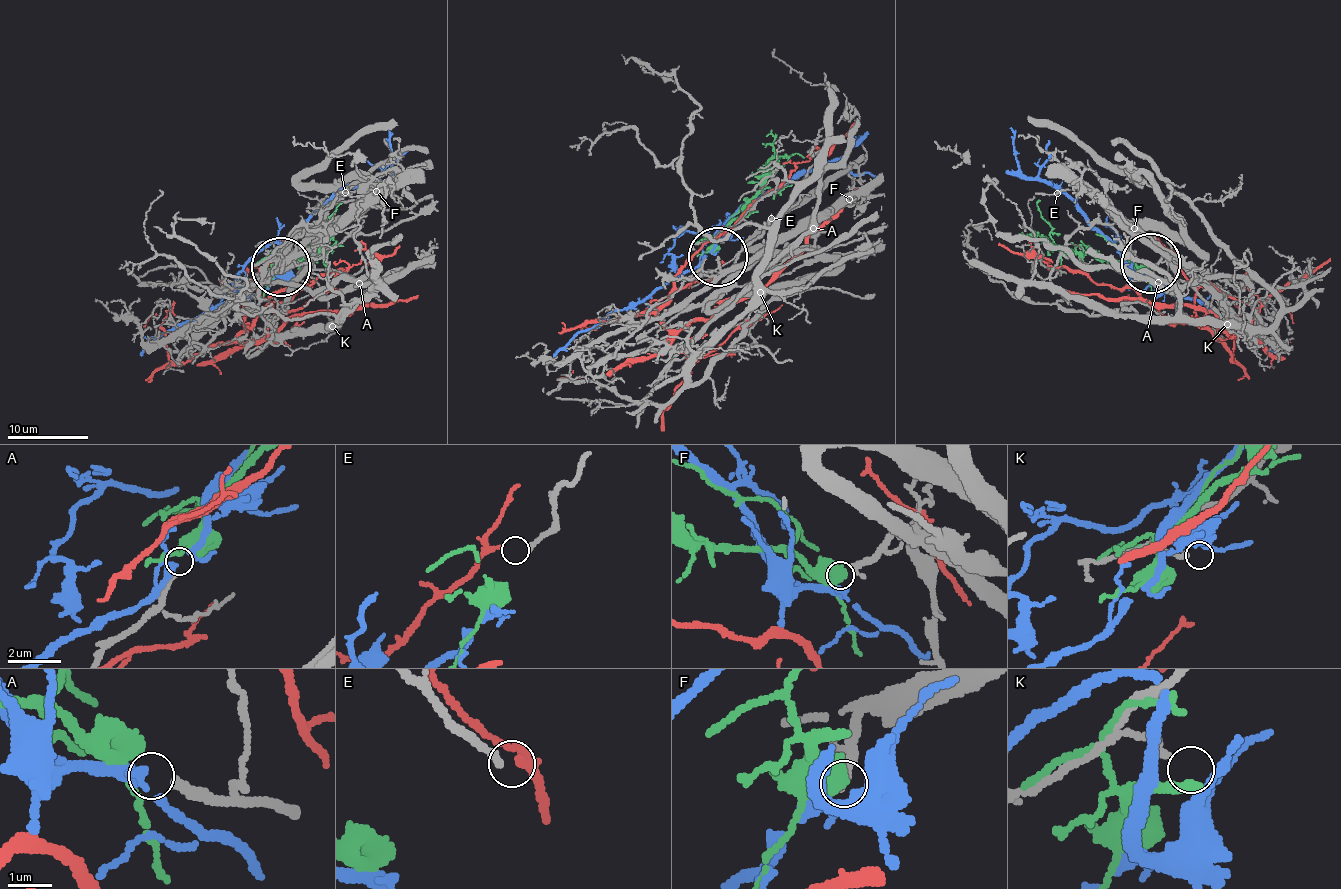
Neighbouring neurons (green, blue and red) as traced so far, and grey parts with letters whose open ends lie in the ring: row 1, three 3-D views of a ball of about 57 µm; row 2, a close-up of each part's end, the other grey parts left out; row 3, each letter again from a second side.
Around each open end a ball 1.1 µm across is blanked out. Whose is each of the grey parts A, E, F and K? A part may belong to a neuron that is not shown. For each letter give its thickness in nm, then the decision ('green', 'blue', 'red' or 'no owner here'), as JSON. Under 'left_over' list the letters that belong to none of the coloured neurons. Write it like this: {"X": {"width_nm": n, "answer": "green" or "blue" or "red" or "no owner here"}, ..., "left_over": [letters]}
{"A": {"width_nm": 240, "answer": "no owner here"}, "E": {"width_nm": 150, "answer": "red"}, "F": {"width_nm": 280, "answer": "green"}, "K": {"width_nm": 140, "answer": "no owner here"}, "left_over": ["A", "K"]}

